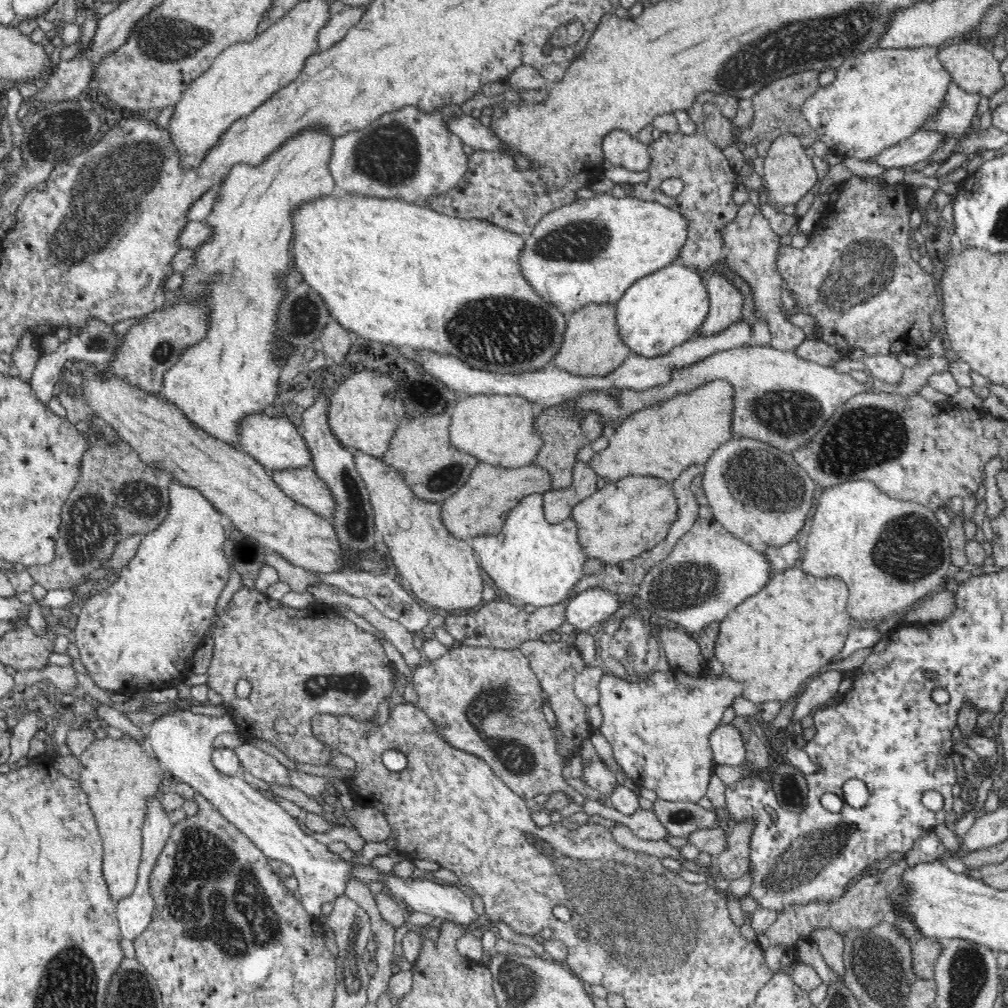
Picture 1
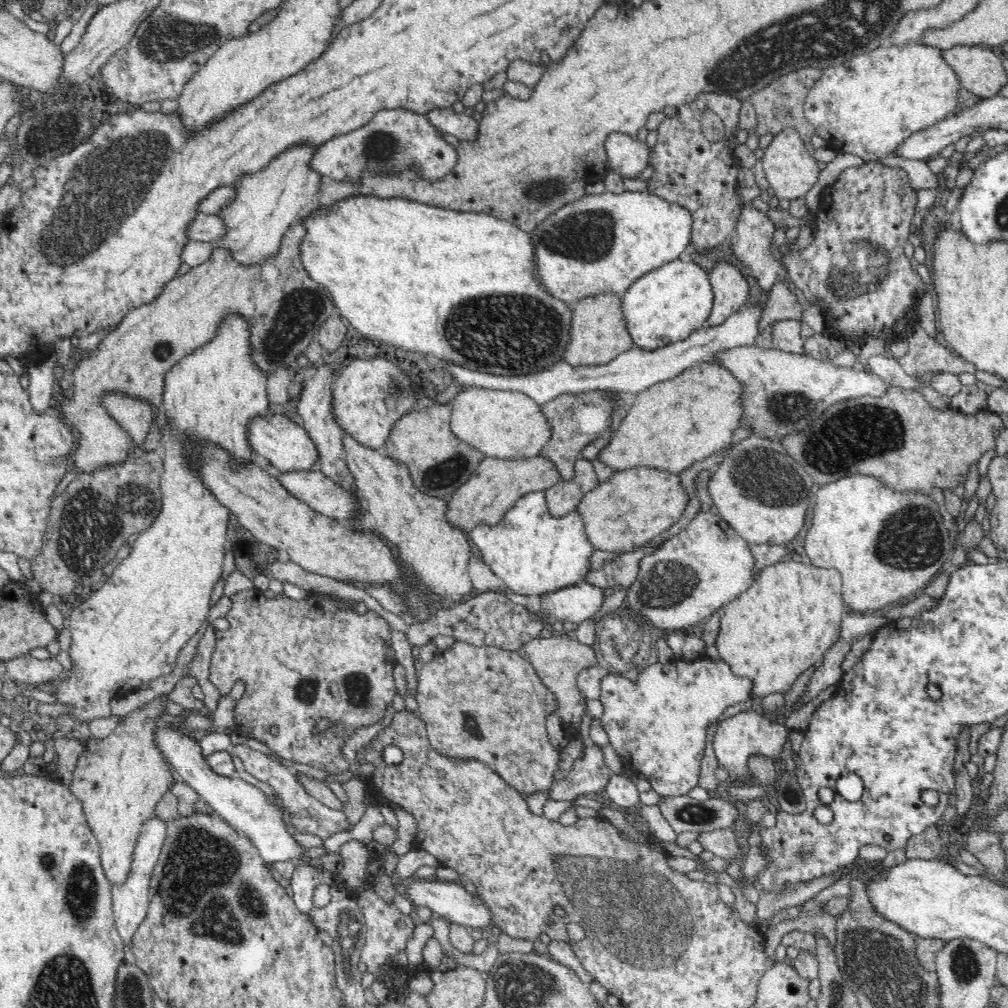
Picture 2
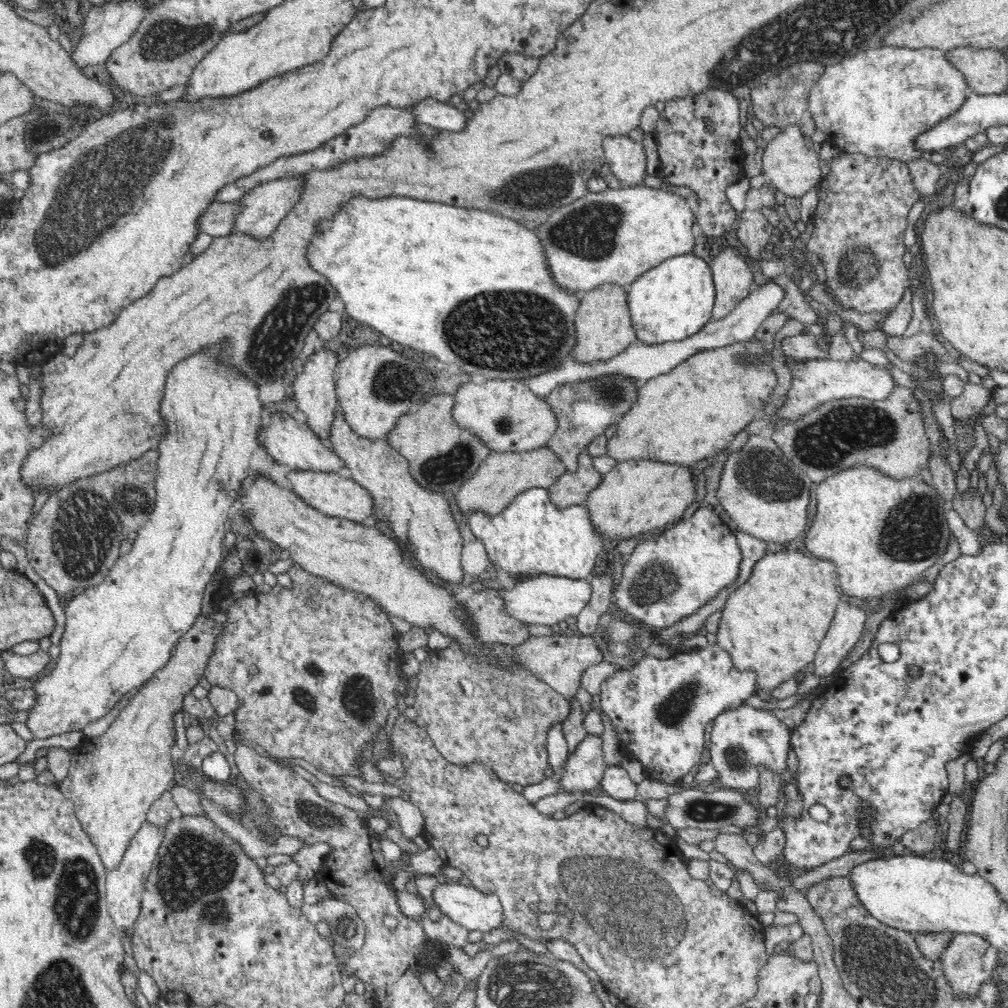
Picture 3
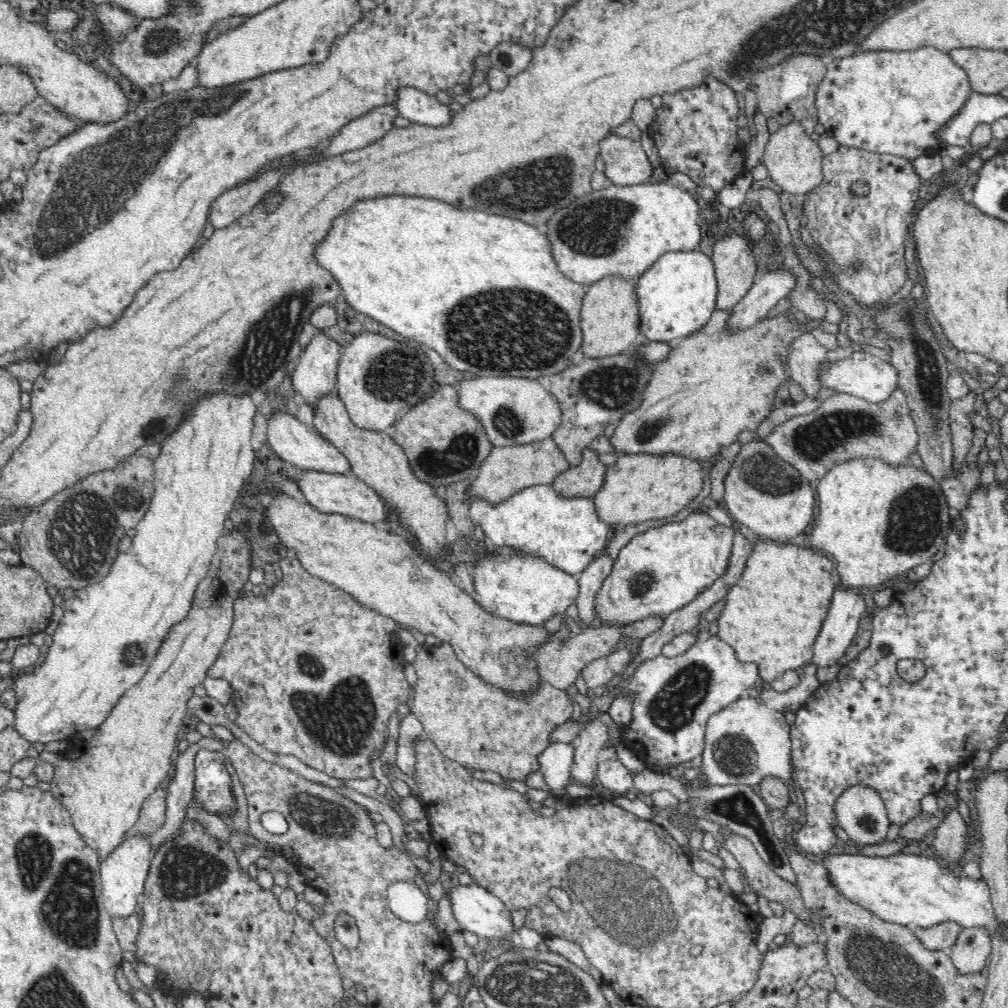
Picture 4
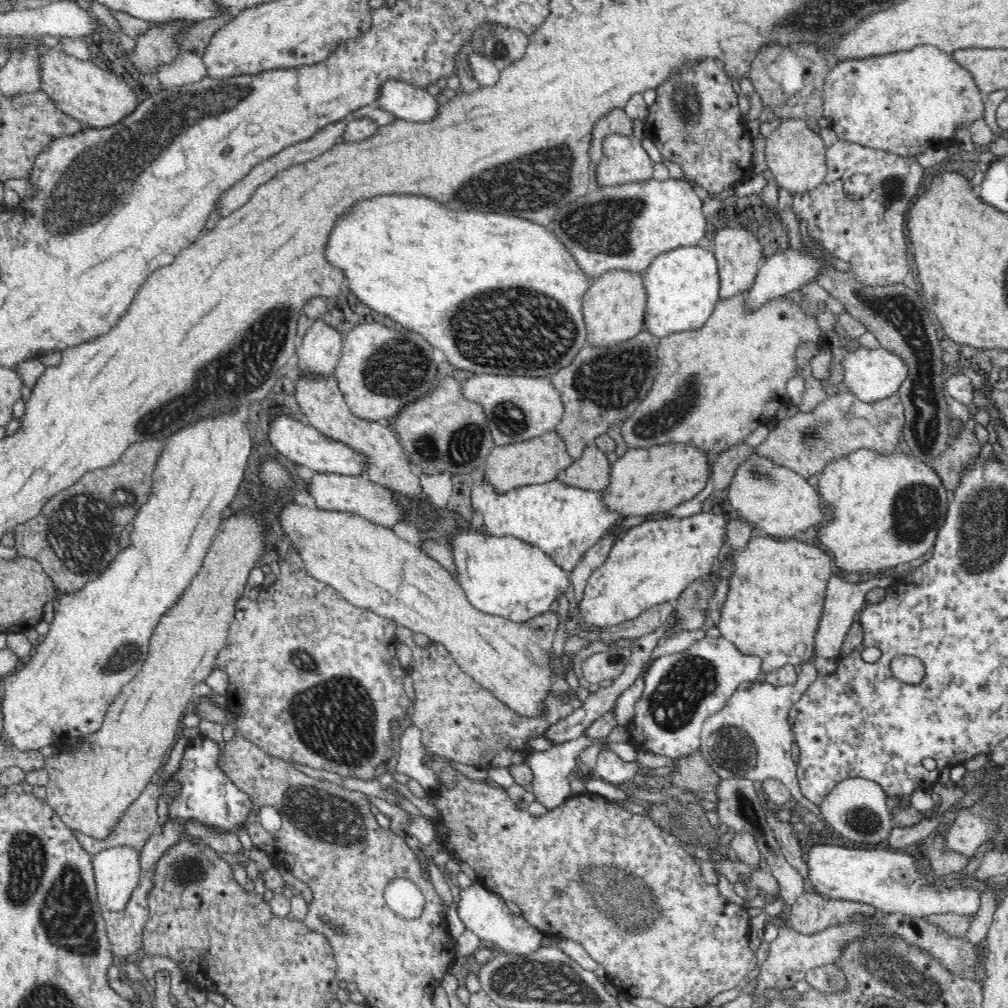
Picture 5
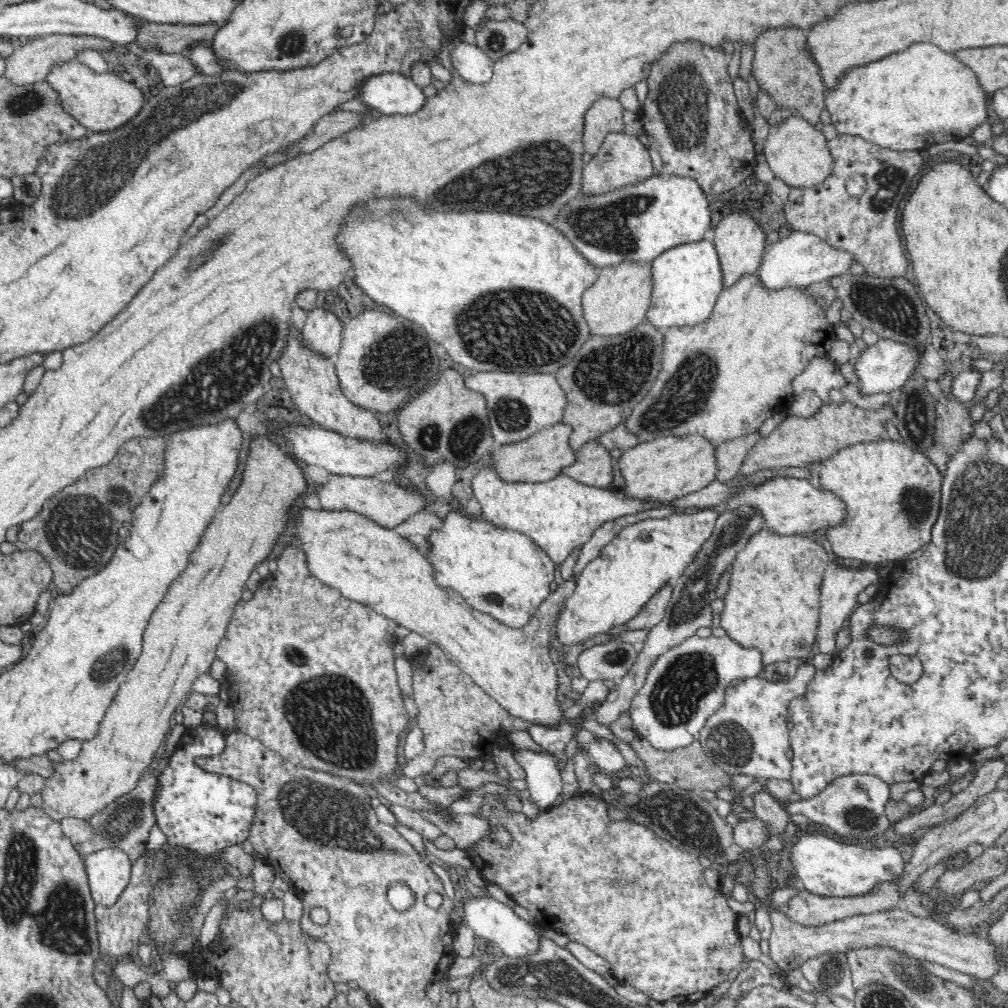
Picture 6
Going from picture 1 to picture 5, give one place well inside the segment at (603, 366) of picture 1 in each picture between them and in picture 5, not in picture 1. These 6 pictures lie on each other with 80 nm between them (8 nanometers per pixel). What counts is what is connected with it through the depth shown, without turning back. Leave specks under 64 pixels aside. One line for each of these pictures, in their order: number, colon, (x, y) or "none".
2: (598, 333)
3: (604, 329)
4: (609, 319)
5: (613, 307)

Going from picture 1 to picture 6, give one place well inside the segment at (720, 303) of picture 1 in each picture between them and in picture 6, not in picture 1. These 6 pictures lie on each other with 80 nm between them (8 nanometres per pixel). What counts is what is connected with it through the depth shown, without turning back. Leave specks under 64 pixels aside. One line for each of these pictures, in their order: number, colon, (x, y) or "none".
2: (730, 289)
3: (732, 277)
4: (735, 269)
5: (738, 253)
6: (739, 240)

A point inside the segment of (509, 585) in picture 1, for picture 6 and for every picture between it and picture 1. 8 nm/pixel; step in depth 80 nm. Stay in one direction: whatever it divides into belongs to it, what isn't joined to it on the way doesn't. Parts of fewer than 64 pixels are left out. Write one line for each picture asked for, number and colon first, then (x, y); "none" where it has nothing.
2: (532, 553)
3: (530, 536)
4: (566, 532)
5: (565, 522)
6: (560, 515)

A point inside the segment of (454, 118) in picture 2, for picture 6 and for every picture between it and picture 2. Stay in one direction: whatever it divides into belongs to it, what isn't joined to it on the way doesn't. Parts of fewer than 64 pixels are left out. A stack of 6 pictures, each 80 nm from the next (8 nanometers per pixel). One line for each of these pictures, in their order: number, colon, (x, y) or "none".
3: (444, 116)
4: (424, 109)
5: (405, 101)
6: (389, 93)

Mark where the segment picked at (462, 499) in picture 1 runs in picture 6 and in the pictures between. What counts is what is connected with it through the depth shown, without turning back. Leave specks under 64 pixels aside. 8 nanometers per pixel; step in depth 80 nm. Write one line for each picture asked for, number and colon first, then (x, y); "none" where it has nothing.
2: (491, 491)
3: (501, 477)
4: (506, 470)
5: (540, 460)
6: (541, 457)

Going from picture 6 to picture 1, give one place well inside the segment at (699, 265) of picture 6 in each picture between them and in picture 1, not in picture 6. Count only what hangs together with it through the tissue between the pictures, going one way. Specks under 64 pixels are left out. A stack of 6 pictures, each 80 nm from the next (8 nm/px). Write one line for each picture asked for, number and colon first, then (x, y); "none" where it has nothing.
1: (664, 309)
2: (667, 304)
3: (672, 301)
4: (676, 296)
5: (682, 285)

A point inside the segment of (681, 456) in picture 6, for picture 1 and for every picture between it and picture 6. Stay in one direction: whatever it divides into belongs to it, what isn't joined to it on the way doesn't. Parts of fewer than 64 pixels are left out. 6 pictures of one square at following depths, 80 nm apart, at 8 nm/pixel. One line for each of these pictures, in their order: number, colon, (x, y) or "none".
1: (623, 520)
2: (632, 507)
3: (636, 496)
4: (638, 487)
5: (643, 481)

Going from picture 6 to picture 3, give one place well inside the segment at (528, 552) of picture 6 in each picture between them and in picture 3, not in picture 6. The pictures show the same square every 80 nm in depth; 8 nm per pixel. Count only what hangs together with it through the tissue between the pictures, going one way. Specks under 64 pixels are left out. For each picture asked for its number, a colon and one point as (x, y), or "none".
3: (541, 599)
4: (523, 588)
5: (502, 576)

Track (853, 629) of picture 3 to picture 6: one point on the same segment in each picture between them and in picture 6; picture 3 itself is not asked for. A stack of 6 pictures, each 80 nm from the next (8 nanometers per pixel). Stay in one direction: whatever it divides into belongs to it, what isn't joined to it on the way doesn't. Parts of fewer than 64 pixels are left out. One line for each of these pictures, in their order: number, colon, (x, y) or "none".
4: (847, 607)
5: (843, 600)
6: (840, 587)

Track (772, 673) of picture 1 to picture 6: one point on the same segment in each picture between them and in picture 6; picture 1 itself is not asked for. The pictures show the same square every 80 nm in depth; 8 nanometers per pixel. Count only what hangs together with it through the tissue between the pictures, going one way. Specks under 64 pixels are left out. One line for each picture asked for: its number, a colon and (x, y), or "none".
2: (783, 624)
3: (773, 623)
4: (772, 616)
5: (775, 599)
6: (772, 604)

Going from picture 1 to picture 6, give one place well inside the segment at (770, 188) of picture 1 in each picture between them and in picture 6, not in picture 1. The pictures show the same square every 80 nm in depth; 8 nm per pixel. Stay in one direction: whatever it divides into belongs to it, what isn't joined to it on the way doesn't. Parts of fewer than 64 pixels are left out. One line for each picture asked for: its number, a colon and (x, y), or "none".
2: (791, 171)
3: (790, 164)
4: (795, 162)
5: (796, 157)
6: (797, 153)

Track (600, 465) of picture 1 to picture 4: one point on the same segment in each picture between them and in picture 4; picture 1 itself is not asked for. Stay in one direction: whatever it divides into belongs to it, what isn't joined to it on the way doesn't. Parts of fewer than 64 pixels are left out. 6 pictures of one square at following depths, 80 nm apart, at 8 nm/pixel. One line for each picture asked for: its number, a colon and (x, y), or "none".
2: (672, 424)
3: (695, 411)
4: (716, 383)

